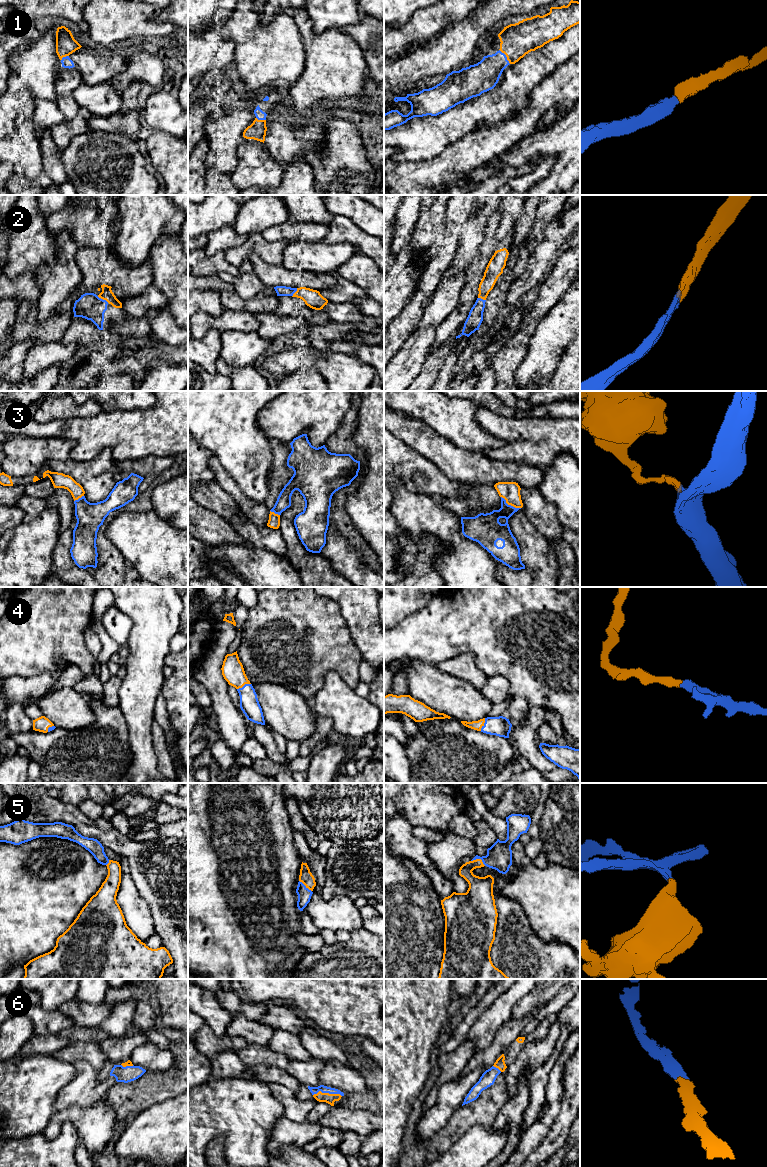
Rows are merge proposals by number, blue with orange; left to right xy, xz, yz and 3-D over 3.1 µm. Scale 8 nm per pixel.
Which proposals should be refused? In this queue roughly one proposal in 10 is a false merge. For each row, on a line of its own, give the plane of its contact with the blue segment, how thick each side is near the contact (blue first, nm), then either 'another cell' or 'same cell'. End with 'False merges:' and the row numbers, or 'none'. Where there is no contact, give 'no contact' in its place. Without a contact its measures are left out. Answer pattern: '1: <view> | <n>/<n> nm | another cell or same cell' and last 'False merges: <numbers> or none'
1: yz | 240/260 nm | same cell
2: xy | 200/90 nm | same cell
3: yz | 200/160 nm | same cell
4: xz | 160/180 nm | same cell
5: yz | 200/190 nm | same cell
6: xz | 60/80 nm | same cell
False merges: none

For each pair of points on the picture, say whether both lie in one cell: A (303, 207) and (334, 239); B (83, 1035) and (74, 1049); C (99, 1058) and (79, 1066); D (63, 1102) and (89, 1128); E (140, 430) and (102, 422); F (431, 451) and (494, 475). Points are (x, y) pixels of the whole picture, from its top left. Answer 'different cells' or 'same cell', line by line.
A: different cells
B: different cells
C: different cells
D: different cells
E: same cell
F: same cell

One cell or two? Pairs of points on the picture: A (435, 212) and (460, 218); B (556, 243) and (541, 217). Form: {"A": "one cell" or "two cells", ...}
{"A": "two cells", "B": "two cells"}

